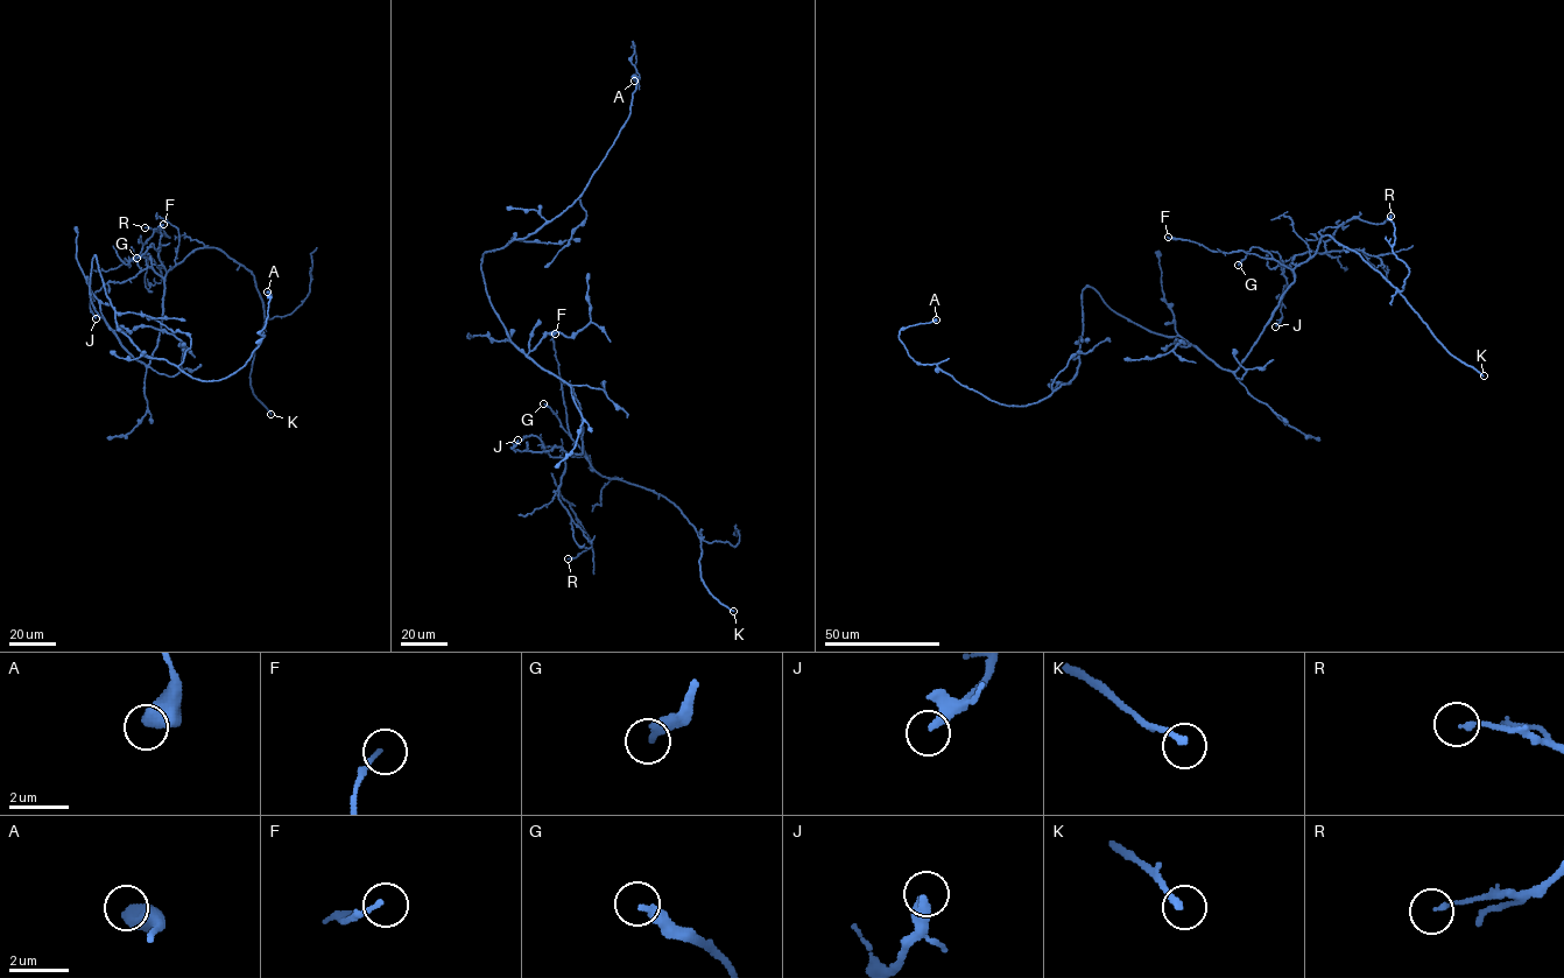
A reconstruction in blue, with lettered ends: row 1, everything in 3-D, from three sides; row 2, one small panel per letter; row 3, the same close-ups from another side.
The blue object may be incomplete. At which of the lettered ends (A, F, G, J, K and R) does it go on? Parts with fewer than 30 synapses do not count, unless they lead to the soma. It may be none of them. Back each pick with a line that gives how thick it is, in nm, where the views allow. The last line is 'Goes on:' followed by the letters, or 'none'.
K: Thickness 220 nm
Goes on: K

